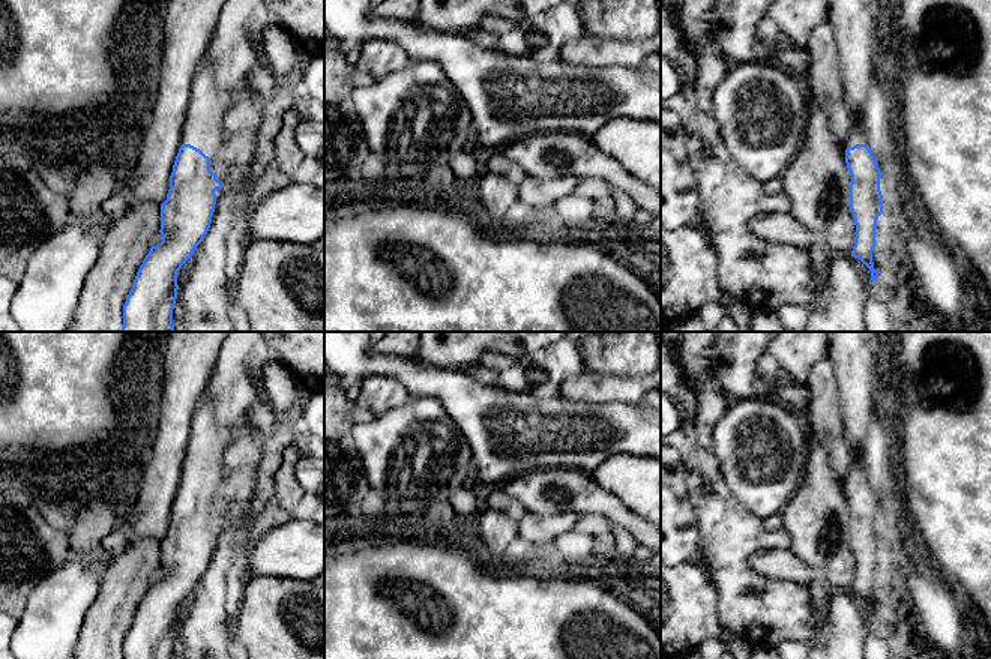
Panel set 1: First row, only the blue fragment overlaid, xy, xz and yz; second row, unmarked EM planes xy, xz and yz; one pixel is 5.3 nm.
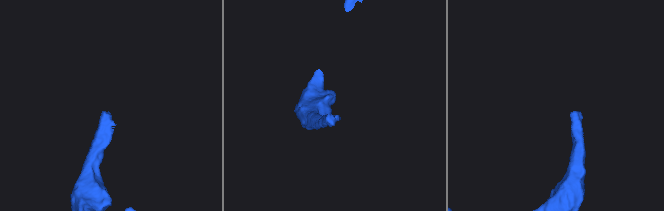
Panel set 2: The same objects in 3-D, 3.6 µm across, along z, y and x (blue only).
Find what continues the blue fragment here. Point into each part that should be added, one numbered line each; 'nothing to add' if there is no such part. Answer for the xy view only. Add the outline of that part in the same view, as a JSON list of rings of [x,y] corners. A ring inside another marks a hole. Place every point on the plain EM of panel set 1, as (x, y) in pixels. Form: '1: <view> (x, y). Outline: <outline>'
1: xy (206, 449). Outline: [[[207,387],[191,419],[191,437],[185,450],[182,480],[191,480],[209,492],[213,509],[225,489],[224,458],[233,441],[216,423],[215,401],[210,387]]]

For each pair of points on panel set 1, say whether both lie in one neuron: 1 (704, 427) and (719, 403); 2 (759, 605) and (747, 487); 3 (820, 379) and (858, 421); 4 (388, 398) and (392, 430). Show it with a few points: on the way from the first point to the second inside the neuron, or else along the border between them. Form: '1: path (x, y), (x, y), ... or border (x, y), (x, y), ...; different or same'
1: path (706, 421), (706, 416), (713, 409); same
2: border (727, 482), (731, 493), (762, 520); different
3: border (832, 368), (837, 377), (844, 437); different
4: border (410, 400), (377, 416); different

